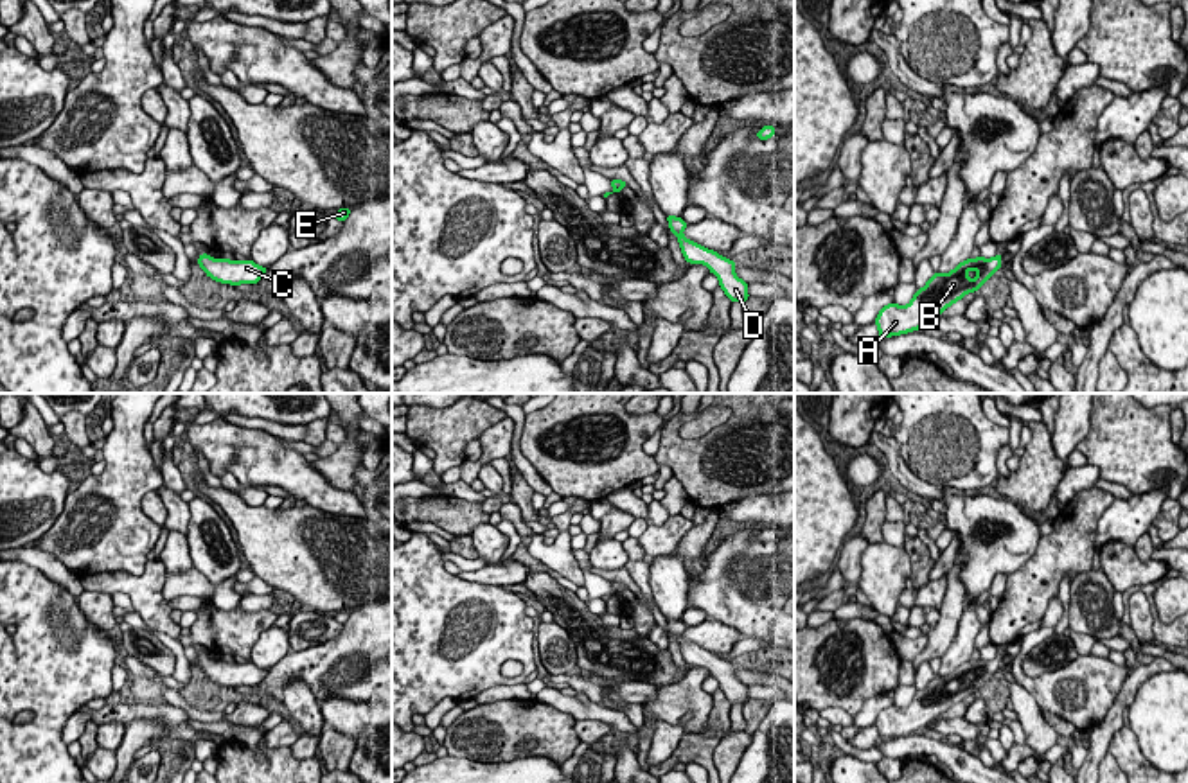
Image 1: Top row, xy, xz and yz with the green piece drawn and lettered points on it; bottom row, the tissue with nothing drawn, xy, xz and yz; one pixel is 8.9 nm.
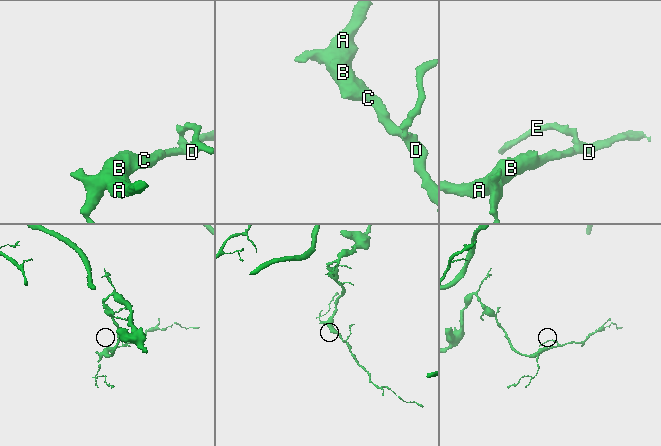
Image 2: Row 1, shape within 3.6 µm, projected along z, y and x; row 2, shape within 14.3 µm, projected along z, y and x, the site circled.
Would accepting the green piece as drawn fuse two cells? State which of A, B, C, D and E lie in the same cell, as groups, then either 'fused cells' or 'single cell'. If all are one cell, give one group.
A B C D E | single cell

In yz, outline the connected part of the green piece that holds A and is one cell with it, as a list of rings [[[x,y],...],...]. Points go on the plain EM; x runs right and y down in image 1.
[[[1001,655],[992,661],[967,661],[953,673],[935,675],[922,691],[917,691],[908,708],[888,706],[875,720],[881,740],[918,733],[949,708],[978,691],[1001,670]]]

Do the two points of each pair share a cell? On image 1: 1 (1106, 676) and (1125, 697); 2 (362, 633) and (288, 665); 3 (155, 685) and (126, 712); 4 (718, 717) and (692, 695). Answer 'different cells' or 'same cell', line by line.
1: different cells
2: same cell
3: different cells
4: different cells

